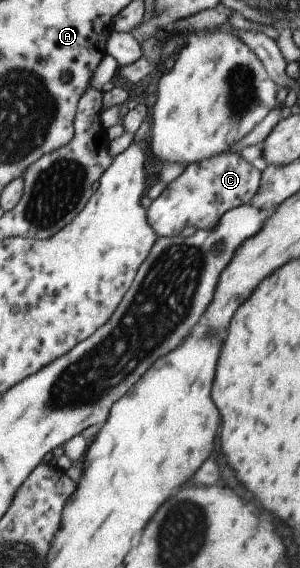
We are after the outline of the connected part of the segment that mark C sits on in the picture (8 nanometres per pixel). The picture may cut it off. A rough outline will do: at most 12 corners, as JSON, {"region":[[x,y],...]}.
{"region":[[238,153],[189,164],[148,208],[160,236],[212,230],[258,194]]}

